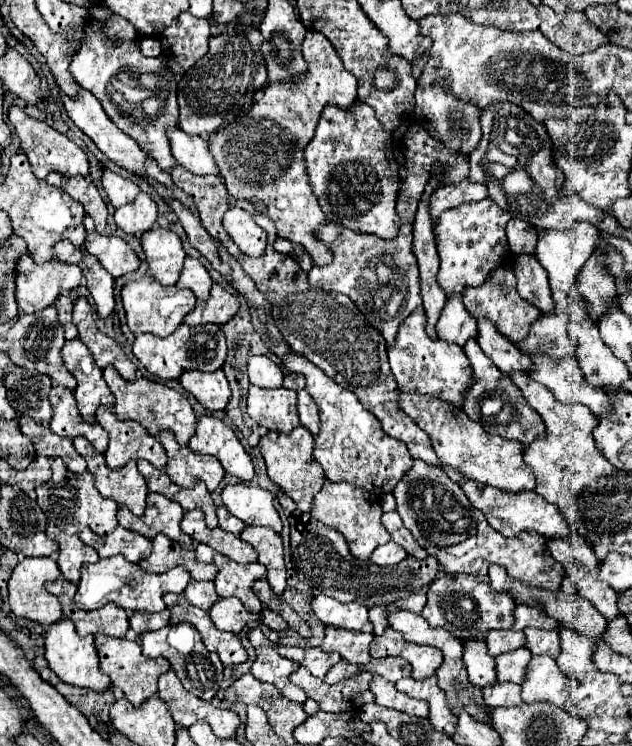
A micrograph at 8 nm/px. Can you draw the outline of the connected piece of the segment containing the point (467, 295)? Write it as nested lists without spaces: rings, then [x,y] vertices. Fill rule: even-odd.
[[[509,265],[497,267],[481,287],[467,287],[463,293],[463,303],[465,303],[465,309],[475,319],[489,319],[495,325],[495,329],[511,343],[519,343],[521,339],[525,339],[525,335],[529,333],[529,325],[541,315],[537,307],[533,307],[531,303],[527,303],[517,295],[515,275]]]

